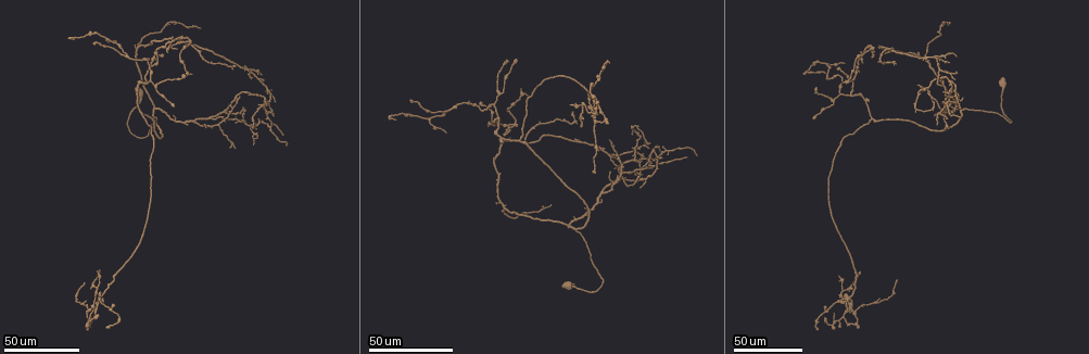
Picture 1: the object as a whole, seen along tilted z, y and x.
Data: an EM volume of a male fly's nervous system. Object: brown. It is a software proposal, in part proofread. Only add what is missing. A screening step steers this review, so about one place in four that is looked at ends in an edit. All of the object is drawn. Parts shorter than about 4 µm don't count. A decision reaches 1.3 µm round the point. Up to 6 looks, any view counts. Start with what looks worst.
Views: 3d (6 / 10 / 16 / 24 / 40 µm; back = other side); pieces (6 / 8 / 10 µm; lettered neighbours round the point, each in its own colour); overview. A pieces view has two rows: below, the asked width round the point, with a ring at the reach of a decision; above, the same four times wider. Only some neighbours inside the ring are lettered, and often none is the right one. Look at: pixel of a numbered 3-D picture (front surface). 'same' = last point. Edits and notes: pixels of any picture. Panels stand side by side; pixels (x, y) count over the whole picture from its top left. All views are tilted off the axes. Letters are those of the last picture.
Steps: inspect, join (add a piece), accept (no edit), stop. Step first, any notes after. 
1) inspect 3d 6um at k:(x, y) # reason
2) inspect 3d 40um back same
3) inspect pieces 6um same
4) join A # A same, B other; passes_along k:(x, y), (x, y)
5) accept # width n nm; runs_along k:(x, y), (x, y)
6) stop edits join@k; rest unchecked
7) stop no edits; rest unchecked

inspect 3d 24um at 1:(843, 64) # thin end

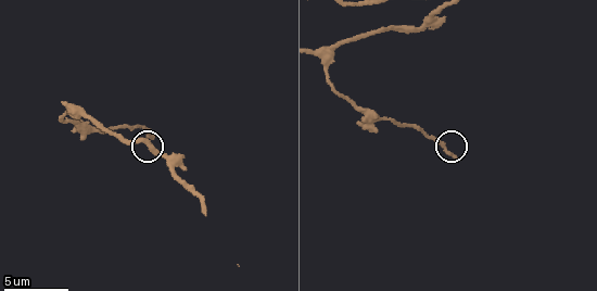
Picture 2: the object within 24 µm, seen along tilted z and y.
inspect pieces 8um at 2:(153, 137) # what lies round it

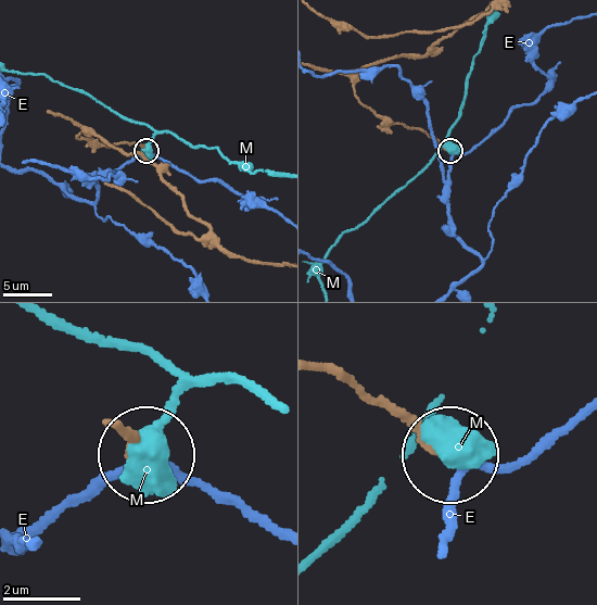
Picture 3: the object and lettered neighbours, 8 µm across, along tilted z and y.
accept # E other, M other; no lettered piece goes on from it

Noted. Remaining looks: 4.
inspect 3d 24um at 1:(607, 120) # branch stops here

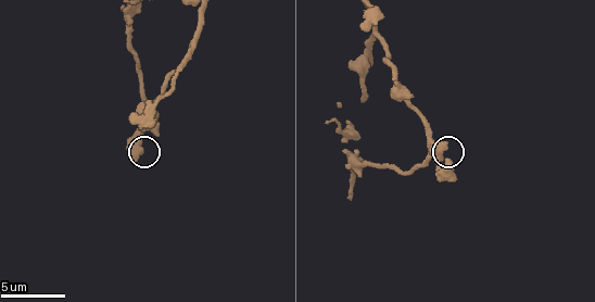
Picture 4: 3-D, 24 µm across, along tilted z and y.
inspect pieces 10um at 4:(449, 169) # see the neighbours

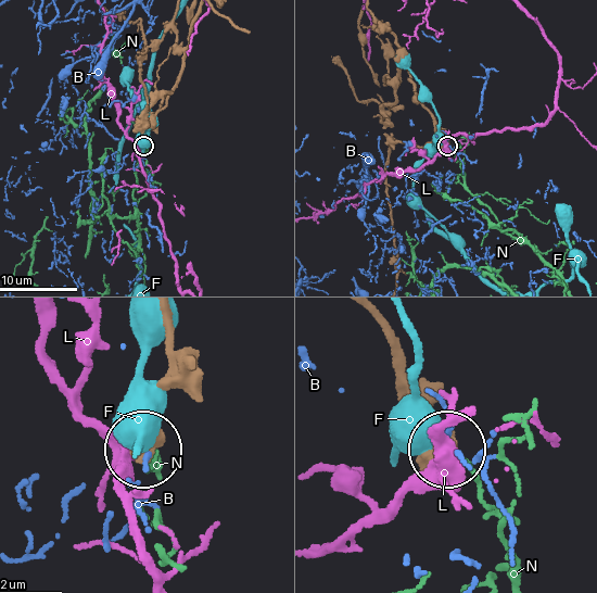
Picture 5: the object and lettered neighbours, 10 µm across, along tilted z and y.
accept # B other, F other, L other, N other; none of them fits

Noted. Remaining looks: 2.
inspect 3d 40um at 1:(481, 101) # long arm stops here

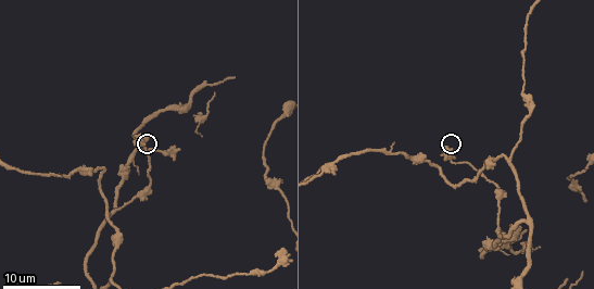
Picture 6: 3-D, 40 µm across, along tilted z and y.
inspect pieces 6um at 6:(141, 140)

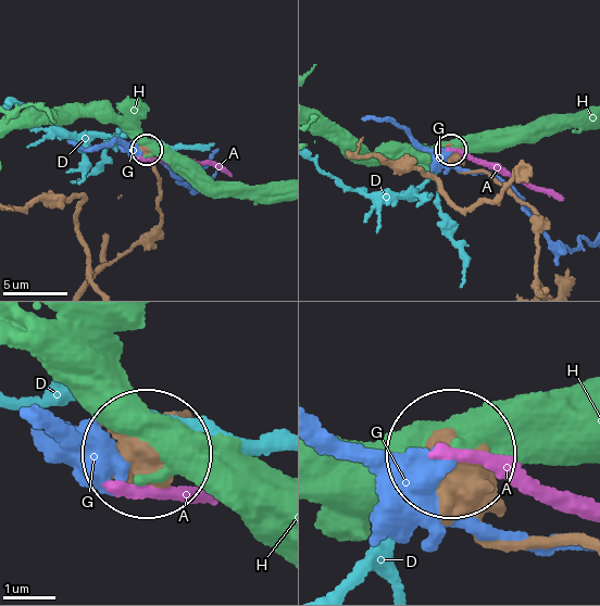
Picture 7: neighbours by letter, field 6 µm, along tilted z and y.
accept # A other, D other, G other, H other; none of them fits

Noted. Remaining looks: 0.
stop no edits; rest unchecked

